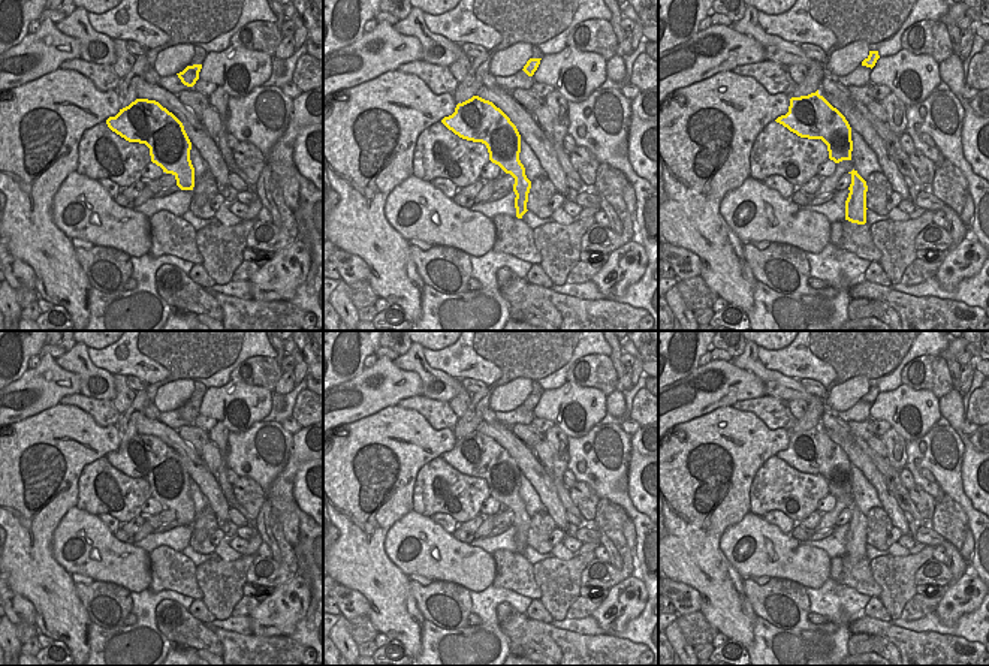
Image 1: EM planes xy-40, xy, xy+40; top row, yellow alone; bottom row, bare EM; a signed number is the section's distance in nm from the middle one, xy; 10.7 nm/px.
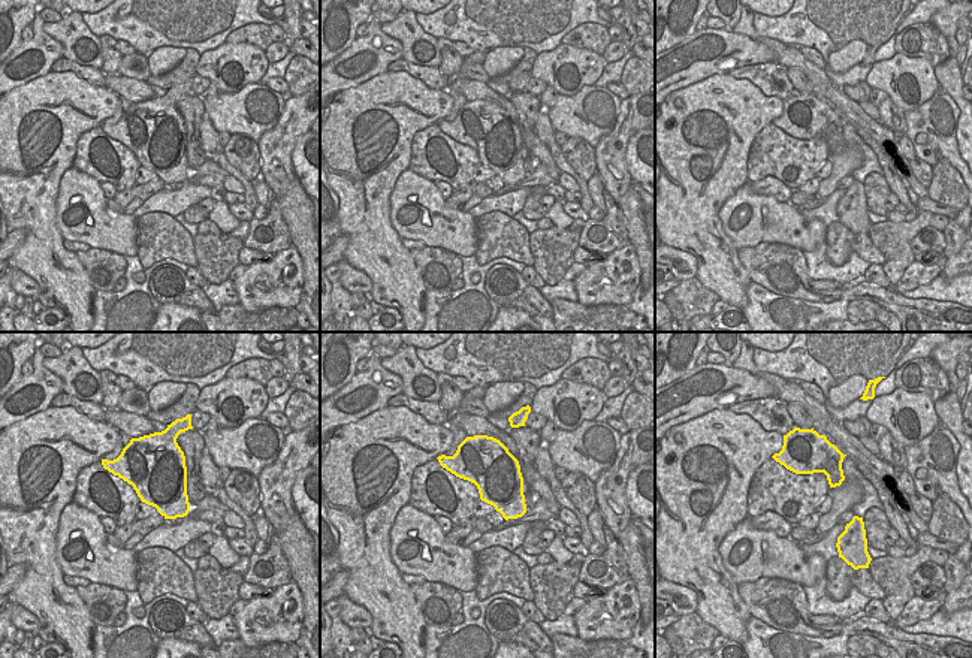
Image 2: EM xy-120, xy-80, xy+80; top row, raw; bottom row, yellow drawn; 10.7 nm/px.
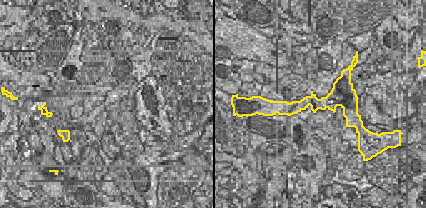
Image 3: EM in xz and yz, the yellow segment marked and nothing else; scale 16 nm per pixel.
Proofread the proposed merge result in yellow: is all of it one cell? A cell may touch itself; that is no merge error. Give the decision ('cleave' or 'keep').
keep

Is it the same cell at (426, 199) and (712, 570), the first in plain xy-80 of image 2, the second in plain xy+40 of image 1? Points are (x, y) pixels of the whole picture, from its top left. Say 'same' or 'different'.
different

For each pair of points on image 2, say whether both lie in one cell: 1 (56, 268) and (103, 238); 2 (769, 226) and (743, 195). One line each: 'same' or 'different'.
1: different
2: same

